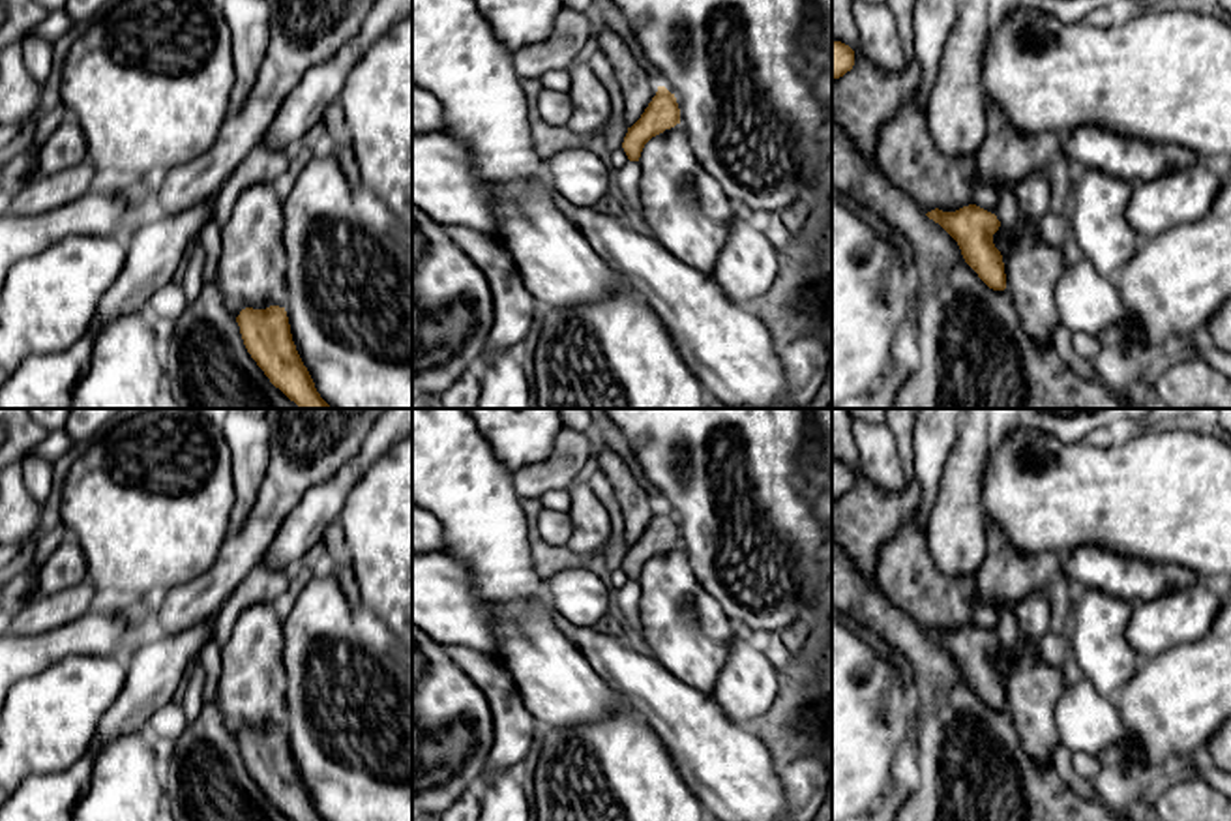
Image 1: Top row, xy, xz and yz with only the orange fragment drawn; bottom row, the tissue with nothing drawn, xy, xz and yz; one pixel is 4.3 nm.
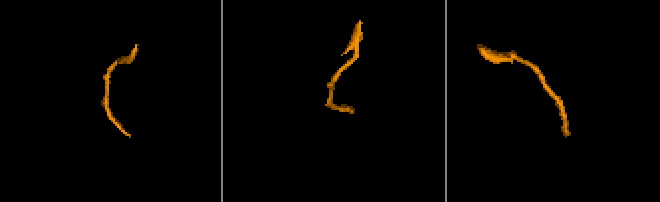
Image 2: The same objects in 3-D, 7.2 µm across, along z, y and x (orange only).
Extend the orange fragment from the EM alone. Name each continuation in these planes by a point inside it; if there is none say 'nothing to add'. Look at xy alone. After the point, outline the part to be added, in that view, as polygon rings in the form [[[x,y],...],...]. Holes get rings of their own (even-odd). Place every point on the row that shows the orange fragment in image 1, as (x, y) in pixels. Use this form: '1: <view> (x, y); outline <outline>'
nothing to add

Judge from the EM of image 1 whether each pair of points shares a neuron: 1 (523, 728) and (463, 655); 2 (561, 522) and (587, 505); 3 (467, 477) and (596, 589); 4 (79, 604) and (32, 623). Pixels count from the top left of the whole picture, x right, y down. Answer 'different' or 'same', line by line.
1: same
2: different
3: different
4: same

